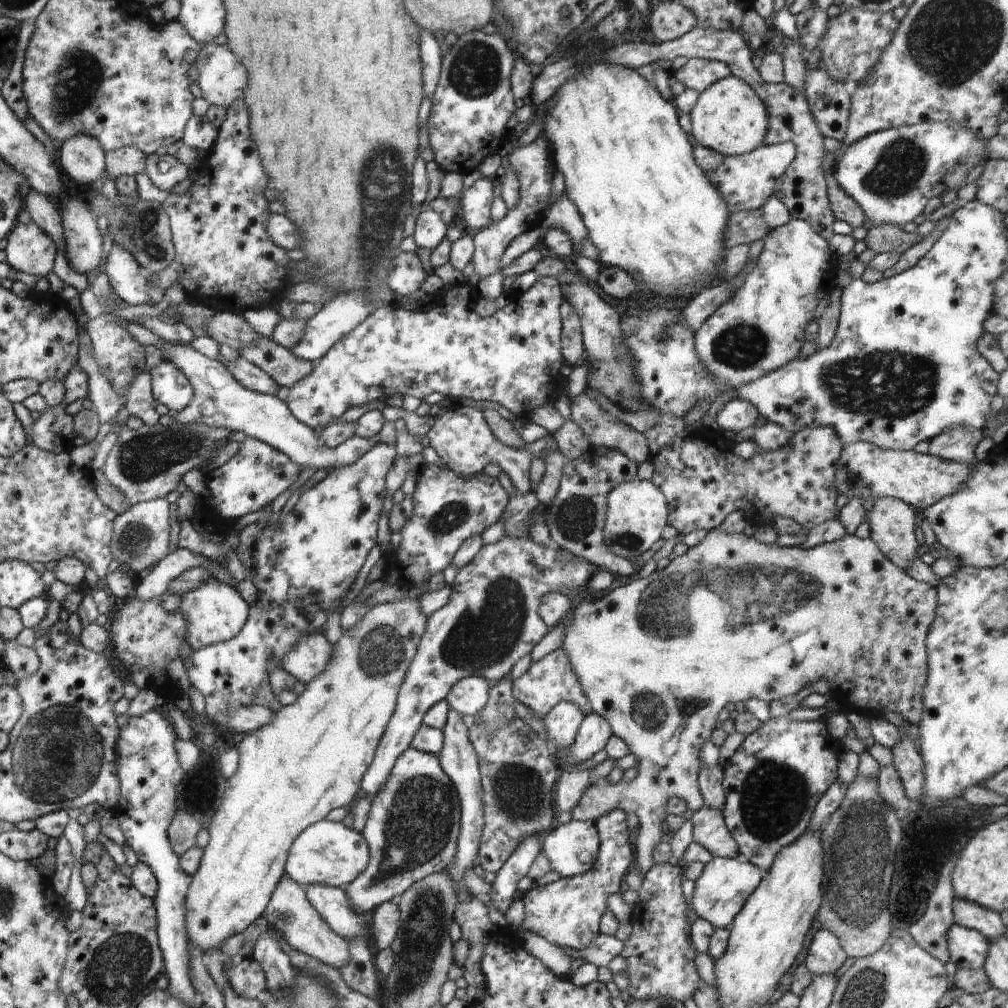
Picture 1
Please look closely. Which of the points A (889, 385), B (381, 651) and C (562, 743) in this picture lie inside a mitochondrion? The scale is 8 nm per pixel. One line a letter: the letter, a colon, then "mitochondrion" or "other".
A: mitochondrion
B: mitochondrion
C: other

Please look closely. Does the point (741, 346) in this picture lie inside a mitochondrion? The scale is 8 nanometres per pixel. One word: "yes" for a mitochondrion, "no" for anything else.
yes

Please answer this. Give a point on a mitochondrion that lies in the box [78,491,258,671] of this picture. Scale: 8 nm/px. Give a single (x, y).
(135, 538)

